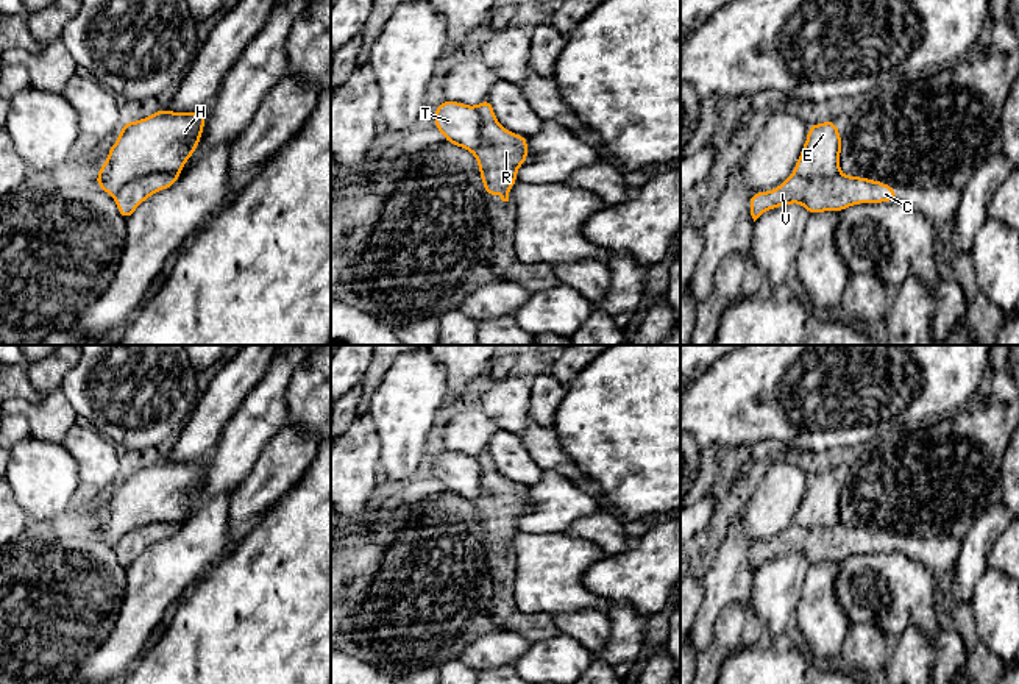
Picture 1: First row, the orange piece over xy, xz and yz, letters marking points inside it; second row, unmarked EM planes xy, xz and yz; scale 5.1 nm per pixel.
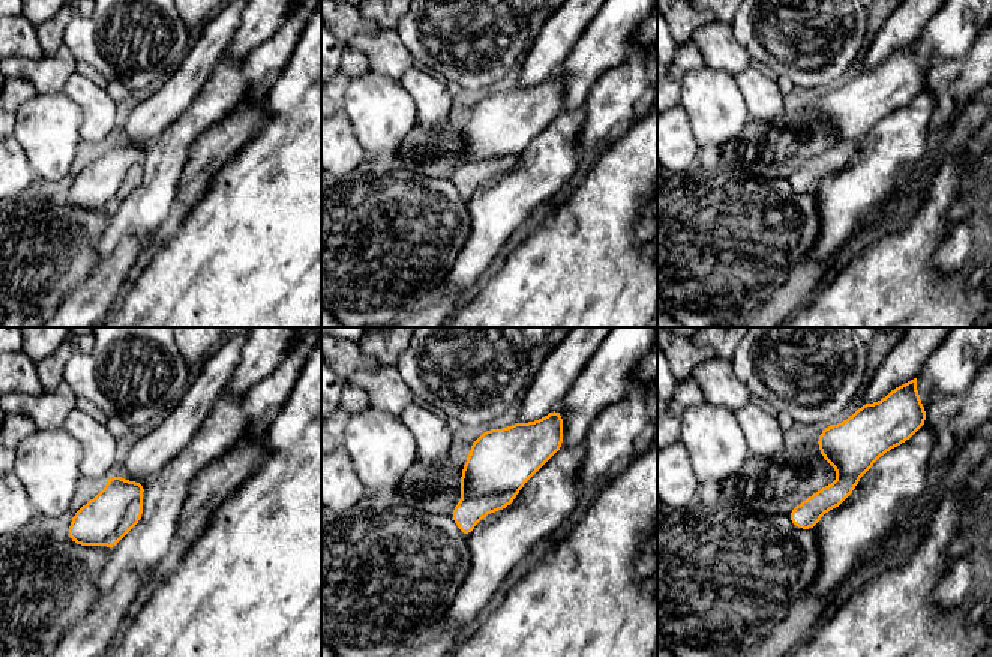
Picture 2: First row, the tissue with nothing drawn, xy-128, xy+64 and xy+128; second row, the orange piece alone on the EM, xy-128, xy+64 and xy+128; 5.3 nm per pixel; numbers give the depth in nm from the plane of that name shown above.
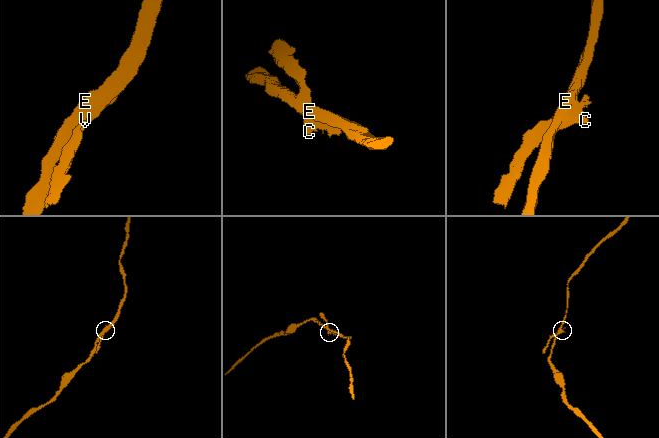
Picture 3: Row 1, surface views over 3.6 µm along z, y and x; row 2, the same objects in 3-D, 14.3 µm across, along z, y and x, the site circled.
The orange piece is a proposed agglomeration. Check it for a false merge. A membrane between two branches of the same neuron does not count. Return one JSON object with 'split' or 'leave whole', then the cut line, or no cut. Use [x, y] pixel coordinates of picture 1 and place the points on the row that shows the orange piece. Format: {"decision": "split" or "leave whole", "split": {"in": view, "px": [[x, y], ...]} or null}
{"decision": "split", "split": {"in": "xy", "px": [[177, 170], [147, 172], [130, 180], [114, 195]]}}

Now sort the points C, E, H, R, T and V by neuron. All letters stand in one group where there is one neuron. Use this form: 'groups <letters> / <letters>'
groups C R V / E H T

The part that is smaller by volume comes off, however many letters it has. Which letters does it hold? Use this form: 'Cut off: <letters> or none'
Cut off: C, R, V

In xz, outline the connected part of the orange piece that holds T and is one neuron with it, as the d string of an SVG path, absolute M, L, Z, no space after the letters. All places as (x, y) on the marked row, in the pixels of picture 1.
M446 100L437 105L434 122L445 141L456 147L473 151L482 144L482 117L474 106Z

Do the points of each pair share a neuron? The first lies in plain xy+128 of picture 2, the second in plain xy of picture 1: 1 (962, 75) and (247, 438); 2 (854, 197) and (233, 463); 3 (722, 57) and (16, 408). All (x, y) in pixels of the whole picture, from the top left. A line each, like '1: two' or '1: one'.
1: two
2: two
3: one

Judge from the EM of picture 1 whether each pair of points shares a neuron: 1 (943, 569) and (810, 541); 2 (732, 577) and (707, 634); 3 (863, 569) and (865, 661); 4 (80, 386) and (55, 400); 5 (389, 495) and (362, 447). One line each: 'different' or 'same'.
1: same
2: same
3: different
4: different
5: different

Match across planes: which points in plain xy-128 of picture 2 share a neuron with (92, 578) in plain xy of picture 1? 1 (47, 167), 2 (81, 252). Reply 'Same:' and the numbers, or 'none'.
Same: 2

